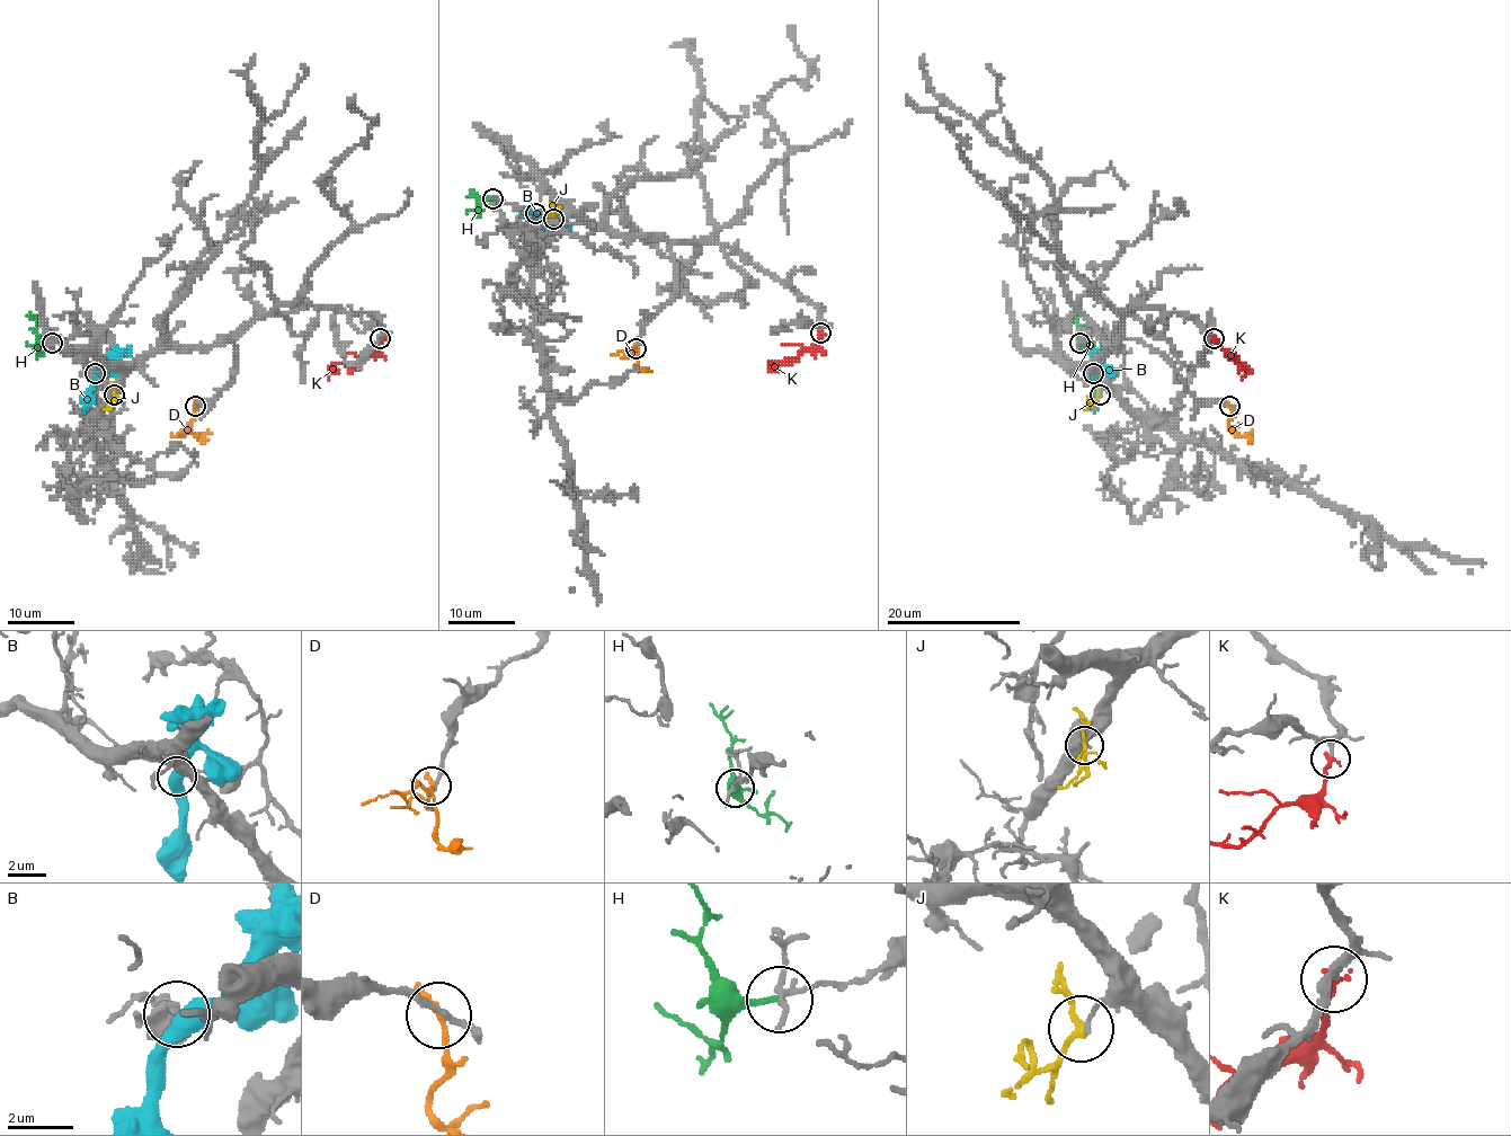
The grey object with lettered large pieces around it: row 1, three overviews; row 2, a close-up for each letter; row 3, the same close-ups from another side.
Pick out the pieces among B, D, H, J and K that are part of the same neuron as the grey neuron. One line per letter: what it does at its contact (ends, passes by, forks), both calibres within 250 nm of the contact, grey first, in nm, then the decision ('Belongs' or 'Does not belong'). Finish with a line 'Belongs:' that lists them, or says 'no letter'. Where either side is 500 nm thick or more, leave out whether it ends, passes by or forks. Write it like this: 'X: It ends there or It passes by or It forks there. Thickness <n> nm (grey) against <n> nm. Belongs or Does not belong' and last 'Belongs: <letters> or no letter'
B: Thickness 140 nm (grey) against 550 nm. Does not belong
D: It ends there. Thickness 160 nm (grey) against 240 nm. Does not belong
H: It ends there. Thickness 180 nm (grey) against 180 nm. Does not belong
J: It passes by. Thickness 120 nm (grey) against 160 nm. Does not belong
K: It ends there. Thickness 180 nm (grey) against 240 nm. Belongs
Belongs: K

